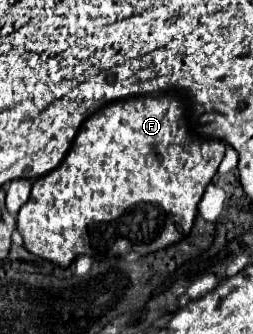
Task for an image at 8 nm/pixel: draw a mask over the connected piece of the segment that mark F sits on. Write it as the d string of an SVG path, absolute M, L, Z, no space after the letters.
M157 94L111 102L81 124L63 162L35 180L29 202L17 214L17 230L31 254L61 268L83 254L103 260L127 252L145 256L163 250L189 234L199 200L223 156L223 142L195 138L187 130L187 102L181 96Z

